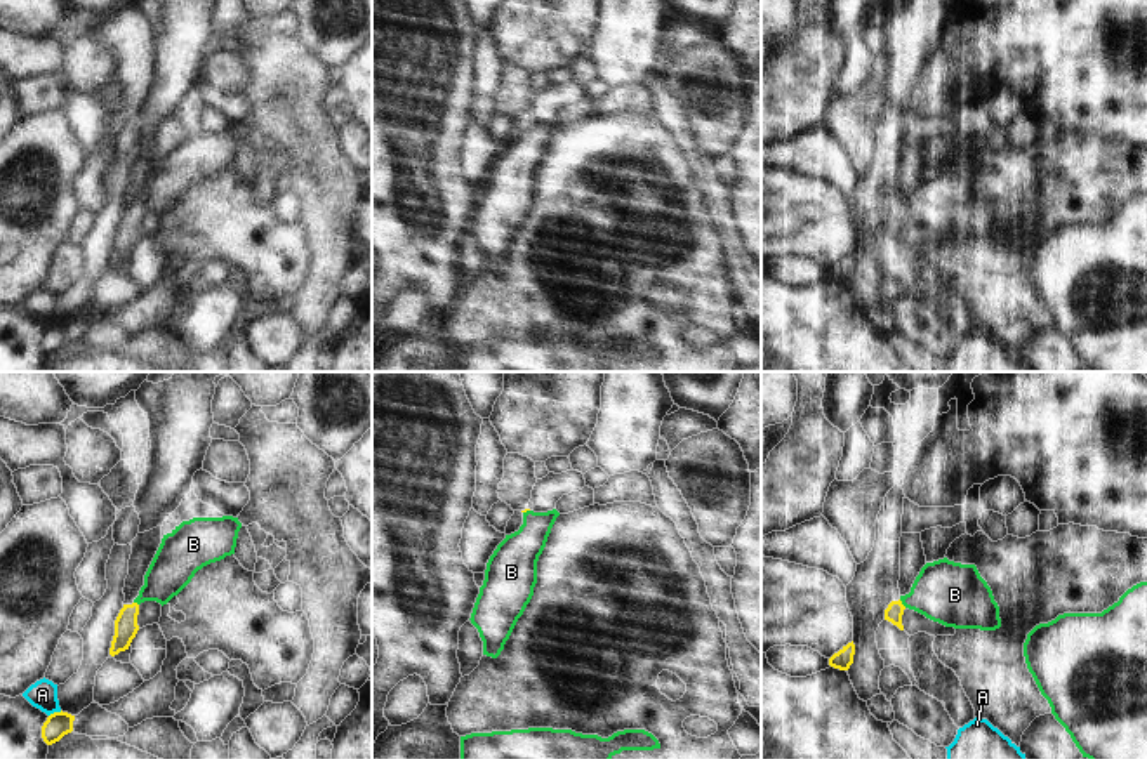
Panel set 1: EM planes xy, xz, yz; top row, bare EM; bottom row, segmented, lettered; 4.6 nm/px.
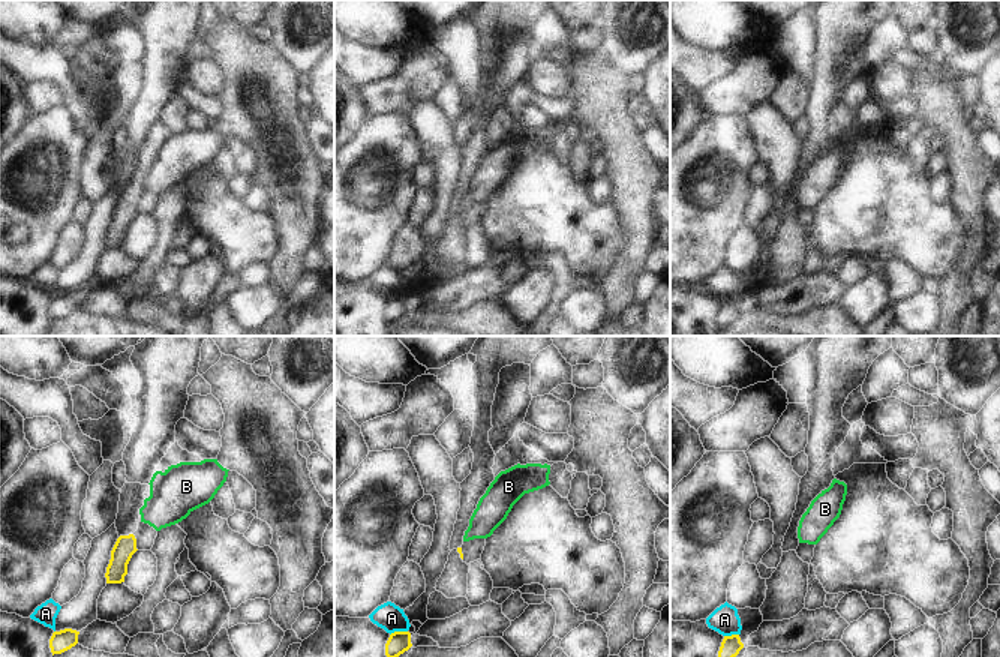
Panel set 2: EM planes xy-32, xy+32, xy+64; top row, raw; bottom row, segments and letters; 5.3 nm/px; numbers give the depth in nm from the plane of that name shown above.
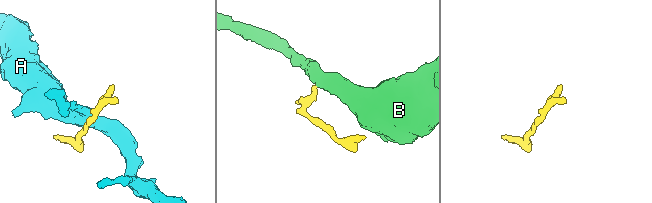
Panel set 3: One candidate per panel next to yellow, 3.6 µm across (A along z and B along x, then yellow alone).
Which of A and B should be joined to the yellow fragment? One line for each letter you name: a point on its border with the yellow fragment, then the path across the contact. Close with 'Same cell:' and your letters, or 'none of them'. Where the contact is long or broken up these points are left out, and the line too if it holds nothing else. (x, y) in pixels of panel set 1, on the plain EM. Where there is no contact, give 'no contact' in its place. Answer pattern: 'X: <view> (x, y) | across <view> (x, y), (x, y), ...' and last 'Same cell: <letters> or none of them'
Same cell: none of them

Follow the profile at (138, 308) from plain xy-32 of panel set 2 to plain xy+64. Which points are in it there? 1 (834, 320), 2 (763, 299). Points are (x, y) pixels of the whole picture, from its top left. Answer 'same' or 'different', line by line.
1: same
2: different

